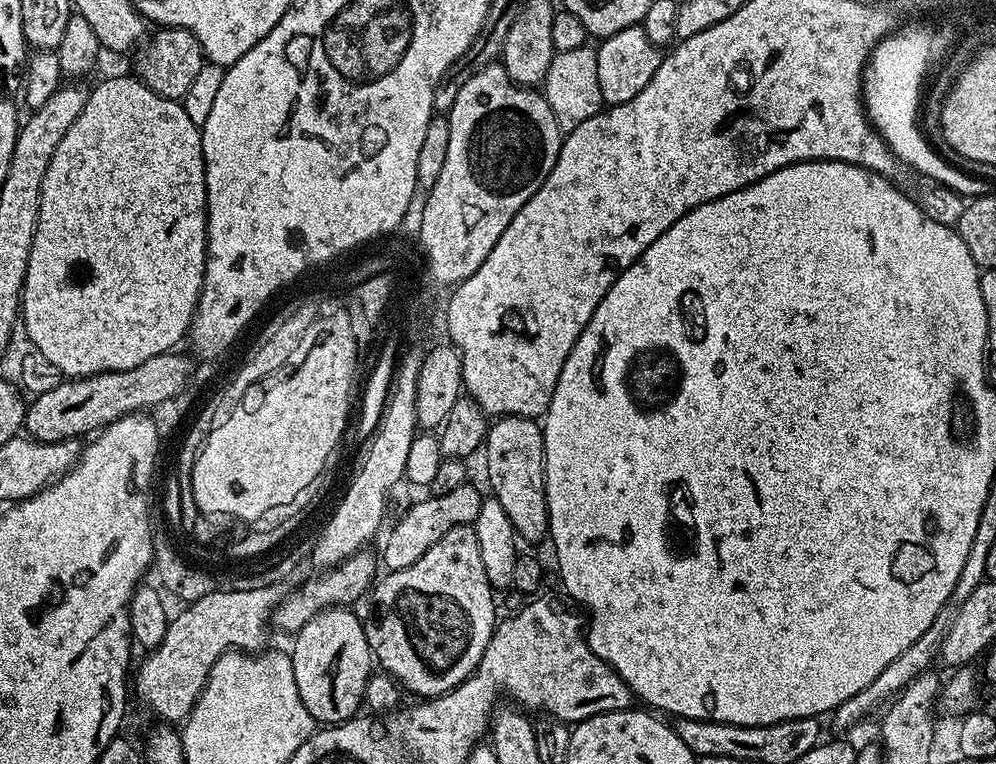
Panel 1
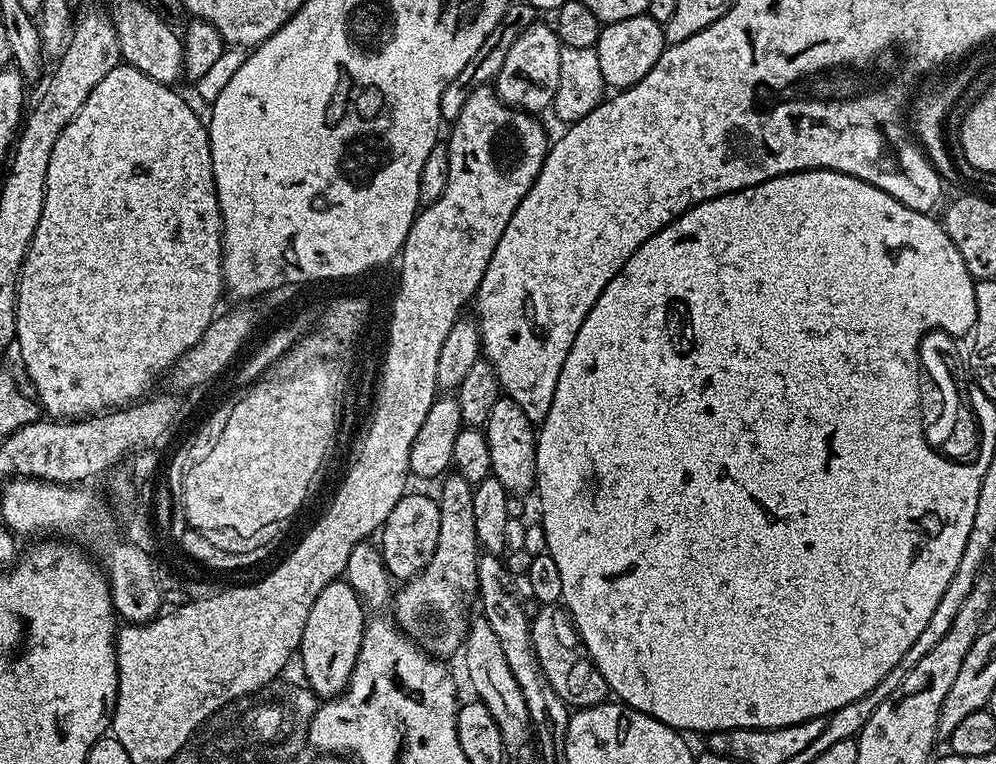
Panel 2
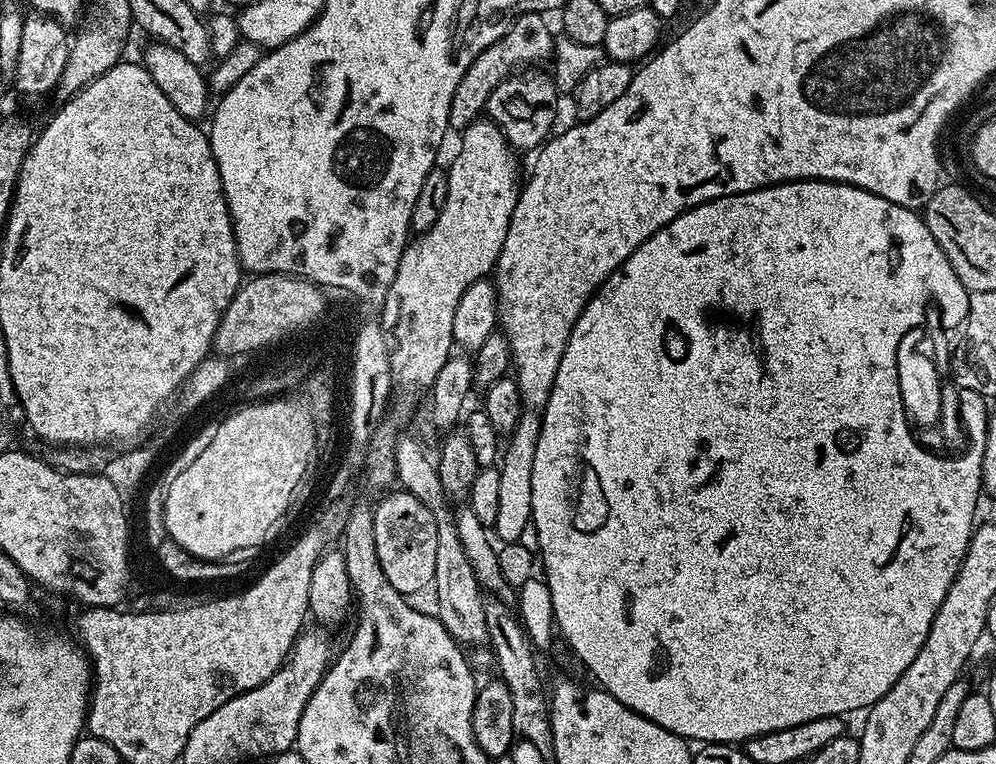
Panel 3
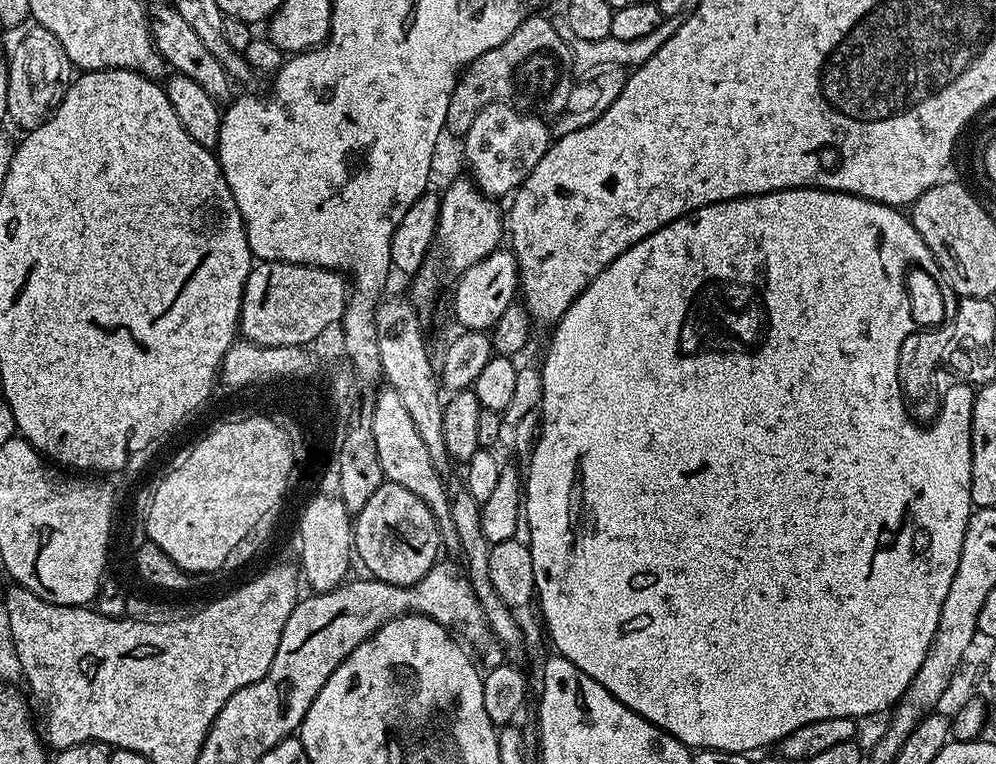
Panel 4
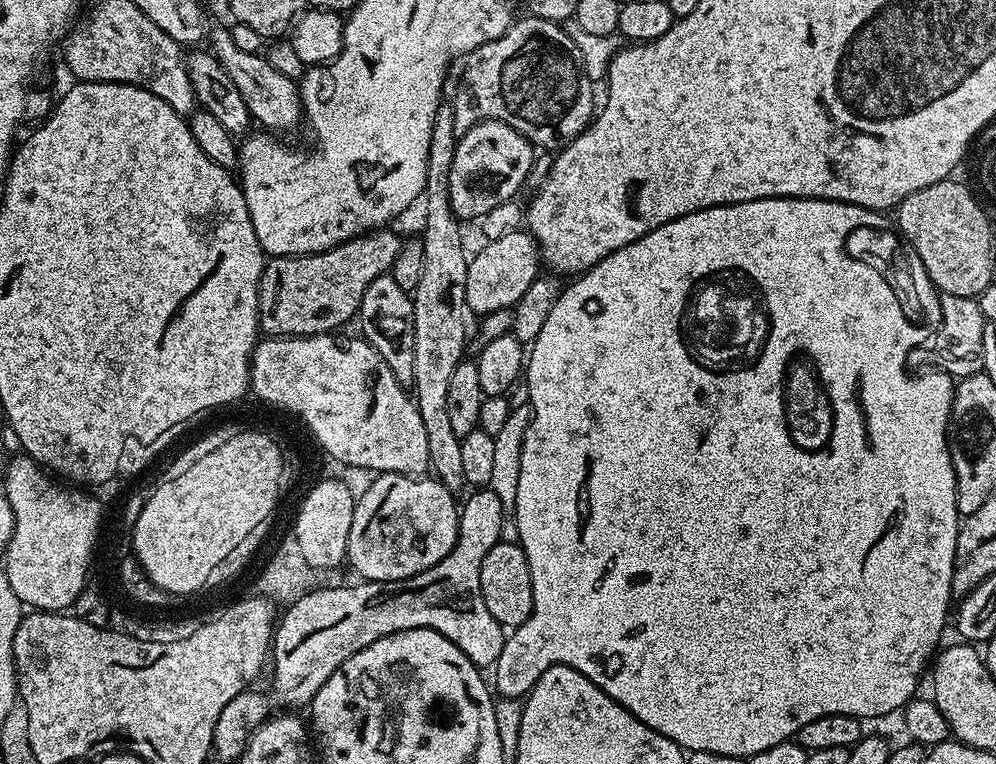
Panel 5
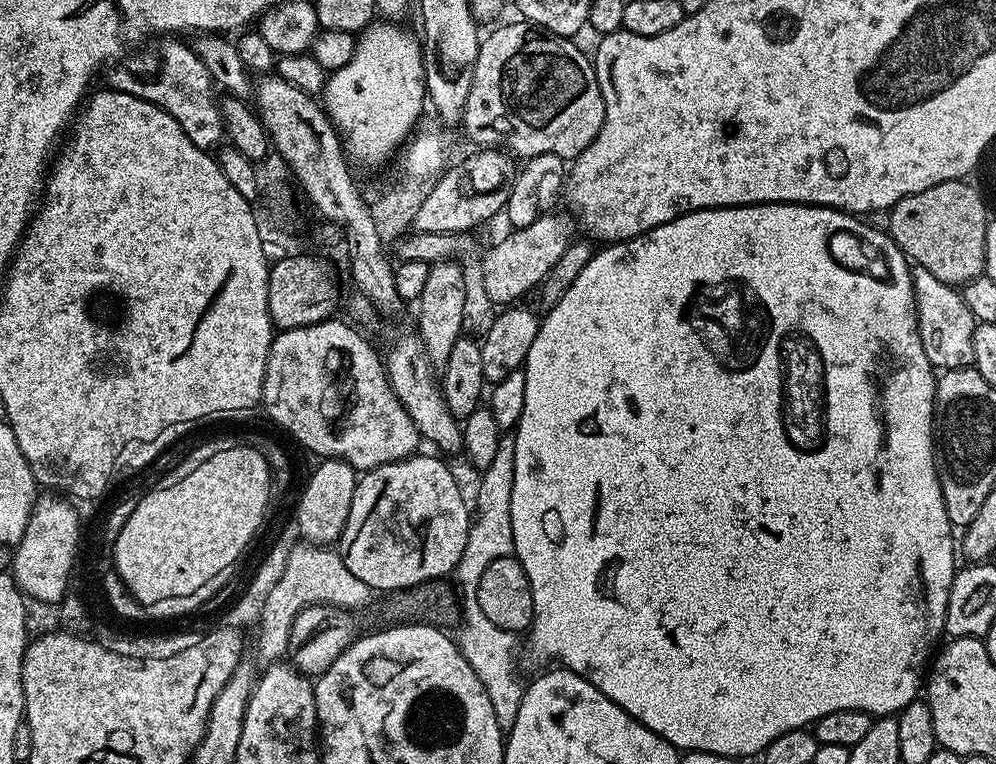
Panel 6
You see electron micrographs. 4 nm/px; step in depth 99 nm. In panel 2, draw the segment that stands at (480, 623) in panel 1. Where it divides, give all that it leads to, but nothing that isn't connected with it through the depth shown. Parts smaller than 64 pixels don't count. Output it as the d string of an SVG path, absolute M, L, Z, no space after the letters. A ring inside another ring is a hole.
M448 474L443 477L442 482L444 482L444 485L440 488L440 496L438 495L438 503L440 505L440 525L438 526L438 542L436 543L434 554L430 558L430 562L427 566L424 567L416 576L413 576L411 580L407 581L407 583L401 587L404 589L402 589L401 592L399 589L394 596L394 608L396 604L394 619L396 623L407 629L407 631L418 641L420 647L423 648L425 652L436 658L448 658L444 656L452 656L455 652L457 655L457 653L461 651L464 638L468 634L468 621L470 618L468 607L471 606L472 600L474 604L474 597L477 595L476 564L479 562L482 555L482 549L478 542L478 538L476 537L476 527L474 526L474 502L472 501L472 489L474 487L473 481L467 480L465 476L459 474Z

